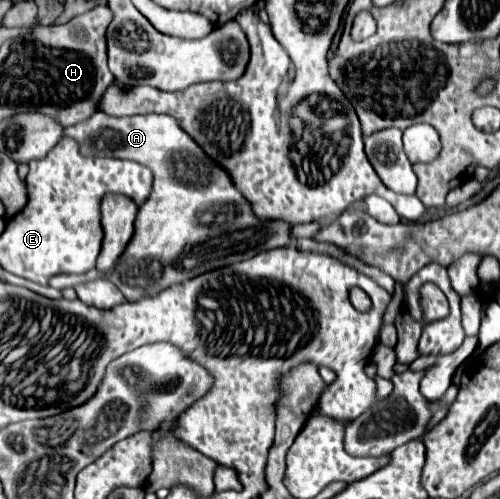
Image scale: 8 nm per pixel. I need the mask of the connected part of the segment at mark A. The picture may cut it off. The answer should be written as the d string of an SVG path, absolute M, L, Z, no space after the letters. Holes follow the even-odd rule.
M96 112L92 120L84 120L84 124L74 124L72 128L66 128L64 136L80 140L80 144L84 144L84 152L88 152L90 156L126 158L152 168L154 188L152 196L148 198L148 202L144 202L144 208L140 208L140 212L138 206L126 196L106 194L100 206L103 240L96 268L100 272L108 272L110 268L112 270L108 274L86 272L82 276L58 274L50 278L52 288L64 290L66 286L76 286L80 282L104 276L110 282L114 282L124 292L124 296L128 296L128 302L134 302L144 296L152 296L168 288L170 284L190 280L214 268L248 260L264 250L280 246L296 246L308 252L328 252L332 256L338 256L346 264L352 264L354 268L360 268L360 272L366 272L366 276L376 280L388 292L394 292L394 280L390 278L390 274L386 276L386 272L382 272L380 268L368 266L360 258L346 254L336 244L316 242L312 238L296 240L290 236L292 224L284 220L262 222L252 212L252 204L234 186L230 172L218 162L214 164L214 160L210 160L210 156L204 154L204 150L196 144L196 140L190 138L182 130L182 126L170 116L148 114L148 116L114 118L106 116L104 112ZM134 220L136 220L136 236L134 236Z

